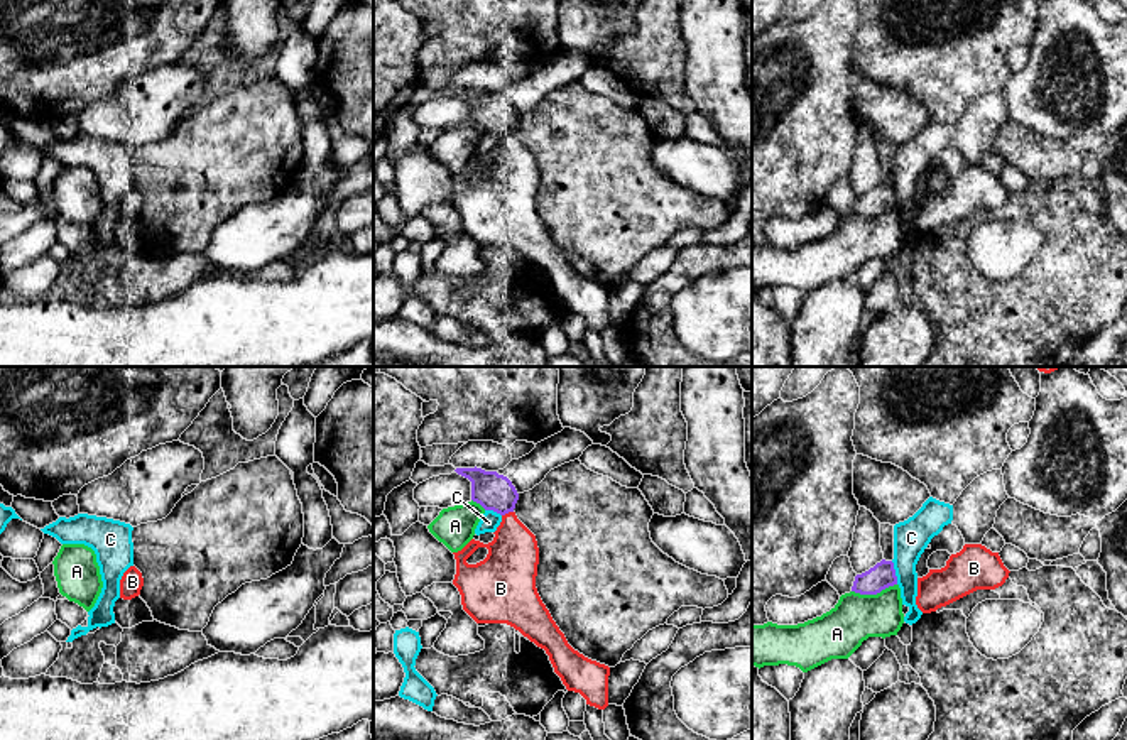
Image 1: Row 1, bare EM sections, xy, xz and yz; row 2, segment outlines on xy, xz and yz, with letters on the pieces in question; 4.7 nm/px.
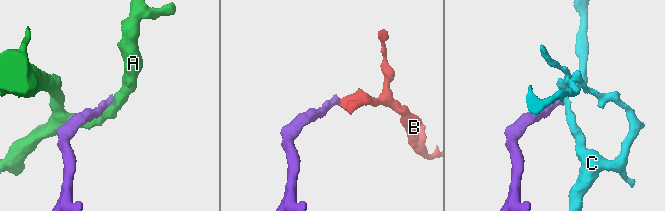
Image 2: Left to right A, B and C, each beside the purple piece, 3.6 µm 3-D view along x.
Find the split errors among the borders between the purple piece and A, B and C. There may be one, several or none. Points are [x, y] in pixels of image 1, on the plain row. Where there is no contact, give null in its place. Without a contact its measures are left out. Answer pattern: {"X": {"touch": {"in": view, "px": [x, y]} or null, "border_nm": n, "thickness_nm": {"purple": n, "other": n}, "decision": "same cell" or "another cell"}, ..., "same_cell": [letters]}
{"A": {"touch": {"in": "yz", "px": [874, 215]}, "border_nm": 220, "thickness_nm": {"purple": 120, "other": 220}, "decision": "another cell"}, "B": {"touch": {"in": "xz", "px": [507, 134]}, "border_nm": 60, "thickness_nm": {"purple": 180, "other": 260}, "decision": "same cell"}, "C": {"touch": {"in": "yz", "px": [894, 195]}, "border_nm": 120, "thickness_nm": {"purple": 120, "other": 170}, "decision": "another cell"}, "same_cell": ["B"]}

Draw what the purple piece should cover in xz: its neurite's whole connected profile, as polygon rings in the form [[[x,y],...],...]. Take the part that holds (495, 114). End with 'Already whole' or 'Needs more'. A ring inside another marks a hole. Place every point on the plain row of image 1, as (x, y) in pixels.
[[[476,88],[456,90],[455,93],[471,103],[473,123],[480,125],[485,132],[493,132],[502,137],[502,144],[493,154],[495,159],[492,164],[483,166],[471,161],[461,172],[453,174],[456,181],[453,206],[461,216],[463,231],[476,245],[507,245],[519,252],[524,258],[546,272],[554,294],[561,299],[568,313],[580,314],[586,321],[586,326],[605,331],[608,328],[610,289],[574,272],[542,225],[536,209],[539,169],[536,157],[514,133],[519,122],[515,108],[507,98]],[[478,169],[488,171],[487,179],[476,186],[468,186],[466,181]]]. Needs more

